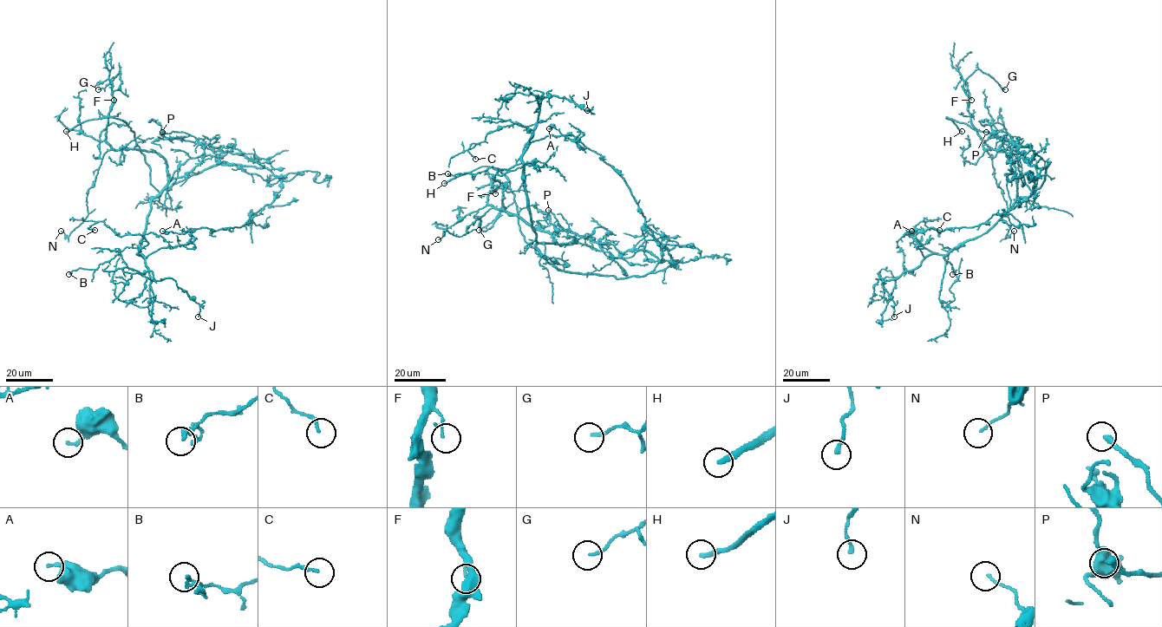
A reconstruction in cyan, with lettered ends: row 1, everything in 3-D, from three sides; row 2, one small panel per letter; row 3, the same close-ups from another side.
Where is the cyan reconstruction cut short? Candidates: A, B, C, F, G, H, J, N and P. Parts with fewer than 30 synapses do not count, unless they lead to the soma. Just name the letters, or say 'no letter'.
H

